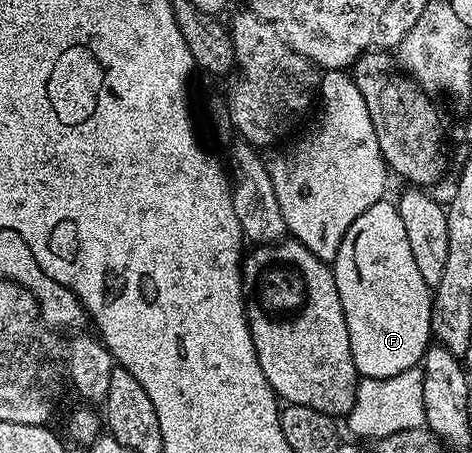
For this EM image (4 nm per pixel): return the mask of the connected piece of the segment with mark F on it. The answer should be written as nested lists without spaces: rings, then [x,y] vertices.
[[[381,200],[365,208],[365,212],[361,212],[361,216],[353,220],[349,232],[345,232],[341,240],[341,248],[333,263],[337,296],[341,296],[341,308],[345,312],[345,324],[349,328],[349,348],[353,352],[353,364],[358,374],[364,378],[388,378],[397,376],[397,372],[416,369],[433,342],[433,290],[421,278],[398,205],[394,201],[387,201]]]

